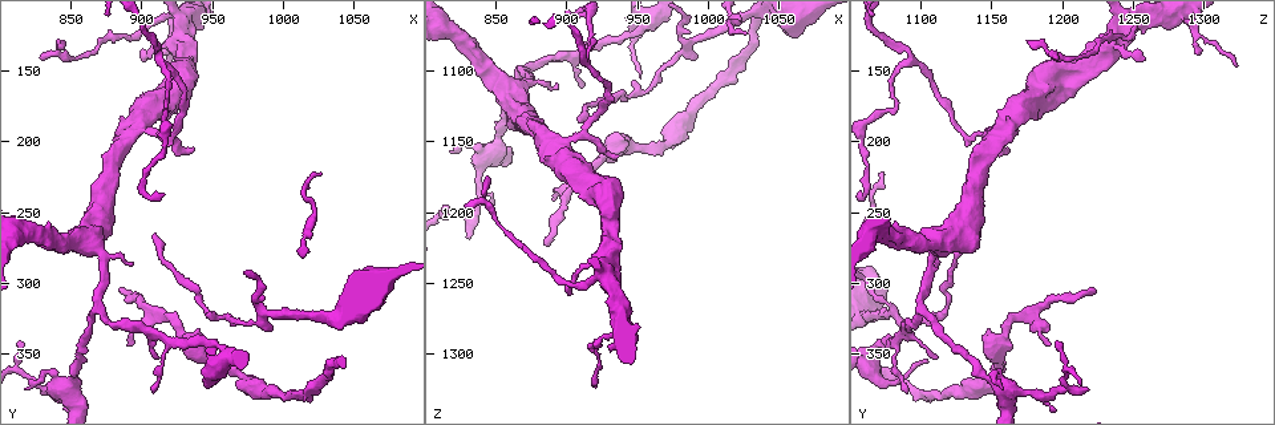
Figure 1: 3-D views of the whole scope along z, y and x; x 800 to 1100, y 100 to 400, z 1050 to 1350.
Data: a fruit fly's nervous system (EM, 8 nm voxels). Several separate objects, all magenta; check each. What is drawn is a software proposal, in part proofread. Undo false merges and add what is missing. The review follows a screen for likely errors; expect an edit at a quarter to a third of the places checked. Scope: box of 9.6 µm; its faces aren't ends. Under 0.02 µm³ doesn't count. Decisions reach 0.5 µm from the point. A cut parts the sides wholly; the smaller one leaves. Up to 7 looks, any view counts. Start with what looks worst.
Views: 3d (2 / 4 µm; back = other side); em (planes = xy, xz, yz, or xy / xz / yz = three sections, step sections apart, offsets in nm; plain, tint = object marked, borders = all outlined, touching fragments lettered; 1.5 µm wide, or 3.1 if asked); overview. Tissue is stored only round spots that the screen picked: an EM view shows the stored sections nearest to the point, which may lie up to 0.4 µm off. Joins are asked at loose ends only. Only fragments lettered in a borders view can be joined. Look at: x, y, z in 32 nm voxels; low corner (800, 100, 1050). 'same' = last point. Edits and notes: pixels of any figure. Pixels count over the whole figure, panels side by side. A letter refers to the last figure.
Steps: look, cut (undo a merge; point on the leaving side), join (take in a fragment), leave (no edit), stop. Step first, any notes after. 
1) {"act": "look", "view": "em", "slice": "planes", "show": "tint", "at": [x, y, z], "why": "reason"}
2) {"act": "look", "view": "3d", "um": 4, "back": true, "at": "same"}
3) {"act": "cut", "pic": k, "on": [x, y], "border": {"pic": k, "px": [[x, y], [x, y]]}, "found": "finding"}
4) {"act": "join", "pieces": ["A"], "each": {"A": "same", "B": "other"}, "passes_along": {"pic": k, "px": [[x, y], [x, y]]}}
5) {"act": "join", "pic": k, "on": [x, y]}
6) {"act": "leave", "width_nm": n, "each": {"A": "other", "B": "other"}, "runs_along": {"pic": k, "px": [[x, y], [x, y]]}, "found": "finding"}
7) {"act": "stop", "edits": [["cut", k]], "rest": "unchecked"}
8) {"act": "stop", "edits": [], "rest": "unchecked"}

{"act": "look", "view": "em", "slice": "planes", "show": "borders", "at": [884, 304, 1222], "why": "thin end"}

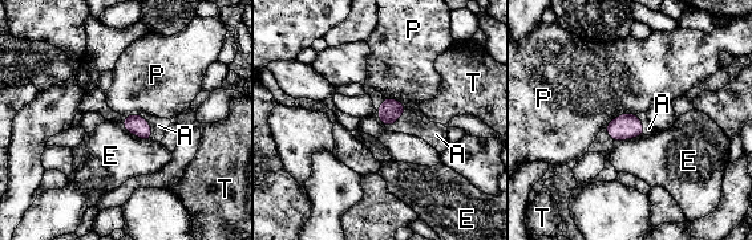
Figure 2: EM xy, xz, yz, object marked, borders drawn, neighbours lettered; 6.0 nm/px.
{"act": "join", "pieces": ["A"], "each": {"A": "same", "E": "other", "P": "other", "T": "other"}, "passes_along": {"pic": 2, "px": [[136, 125], [150, 126], [158, 125]]}, "found": "the neuron continues"}

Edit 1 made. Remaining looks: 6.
{"act": "look", "view": "overview", "why": "see it whole again"}

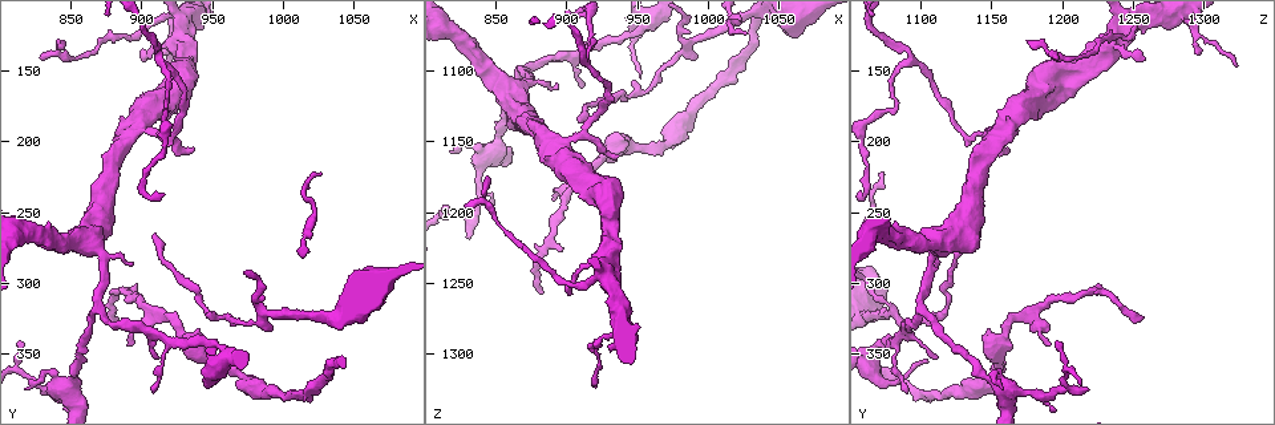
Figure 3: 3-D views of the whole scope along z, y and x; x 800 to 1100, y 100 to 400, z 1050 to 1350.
{"act": "look", "view": "3d", "um": 2, "at": [912, 352, 1110], "why": "free end"}

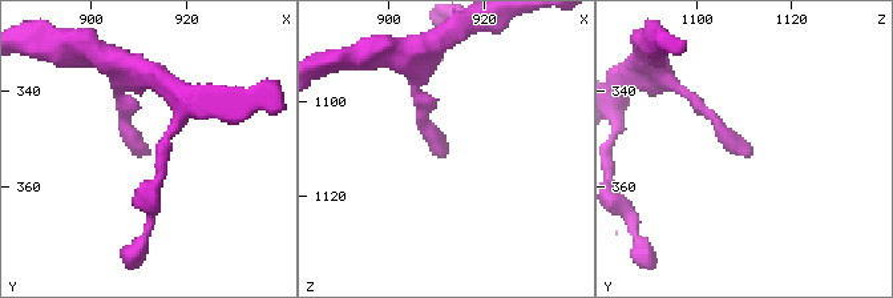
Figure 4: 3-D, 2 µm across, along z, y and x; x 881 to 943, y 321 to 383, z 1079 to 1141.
{"act": "look", "view": "em", "slice": "planes", "show": "plain", "at": [910, 355, 1111], "why": "need the tissue"}

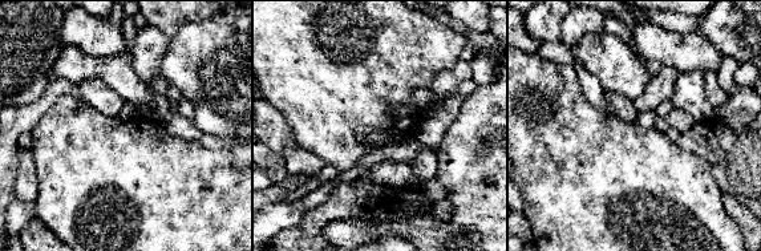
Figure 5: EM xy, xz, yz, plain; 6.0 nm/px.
{"act": "look", "view": "em", "slice": "planes", "show": "borders", "at": "same"}

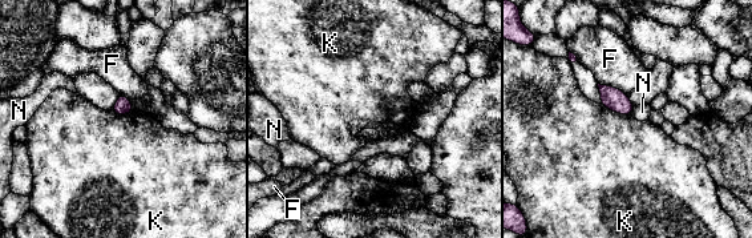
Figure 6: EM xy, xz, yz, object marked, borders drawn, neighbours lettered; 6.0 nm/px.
{"act": "leave", "each": {"F": "other", "K": "other", "N": "other"}, "found": "no lettered fragment goes on from it"}

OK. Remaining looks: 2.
{"act": "look", "view": "3d", "um": 2, "at": [832, 374, 1216], "why": "thin end"}

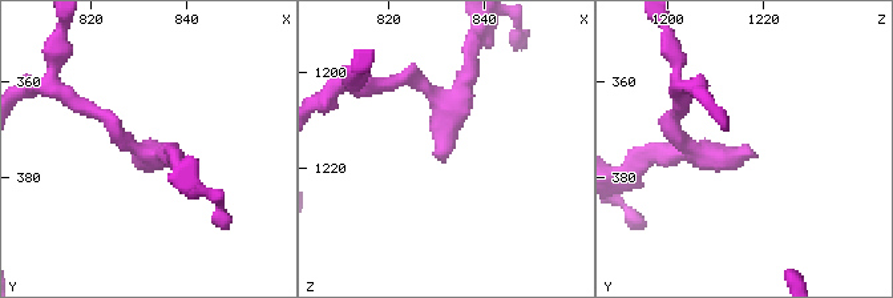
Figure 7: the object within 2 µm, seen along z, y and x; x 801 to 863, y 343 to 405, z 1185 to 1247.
{"act": "look", "view": "em", "slice": "planes", "show": "borders", "at": [831, 374, 1217]}

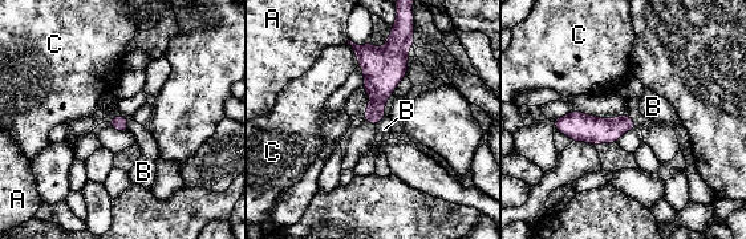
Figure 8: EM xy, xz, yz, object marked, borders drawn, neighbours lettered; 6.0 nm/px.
{"act": "leave", "each": {"A": "other", "B": "other", "C": "other"}, "border": {"pic": 8, "px": [[125, 117], [129, 129]]}, "found": "none of them fits"}

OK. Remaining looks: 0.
{"act": "stop", "edits": [["join", 2]], "rest": "unchecked"}

